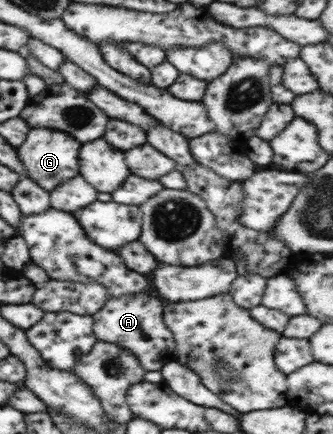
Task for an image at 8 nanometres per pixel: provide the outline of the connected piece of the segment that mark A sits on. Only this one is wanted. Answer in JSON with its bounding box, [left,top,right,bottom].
[92,293,175,371]

